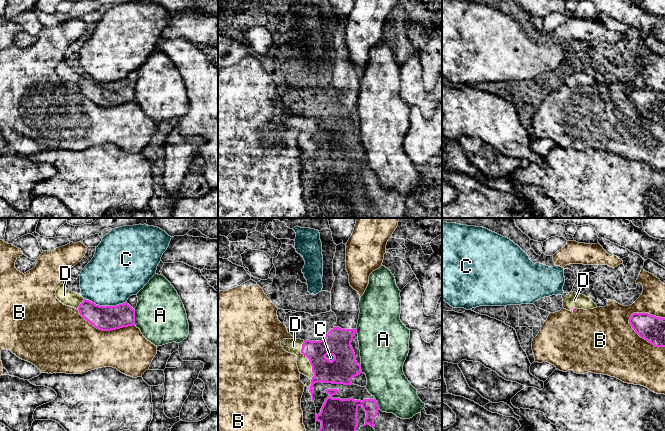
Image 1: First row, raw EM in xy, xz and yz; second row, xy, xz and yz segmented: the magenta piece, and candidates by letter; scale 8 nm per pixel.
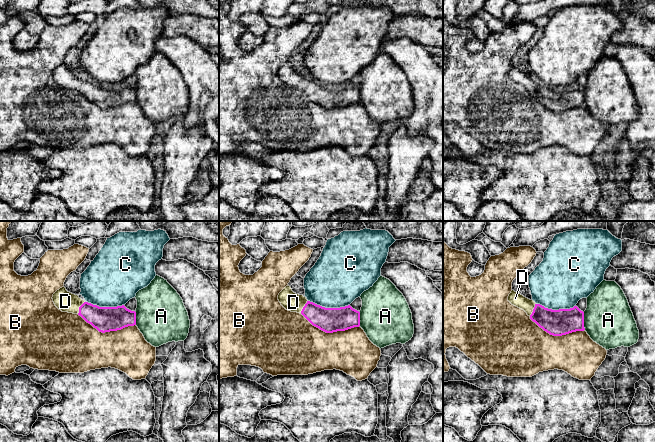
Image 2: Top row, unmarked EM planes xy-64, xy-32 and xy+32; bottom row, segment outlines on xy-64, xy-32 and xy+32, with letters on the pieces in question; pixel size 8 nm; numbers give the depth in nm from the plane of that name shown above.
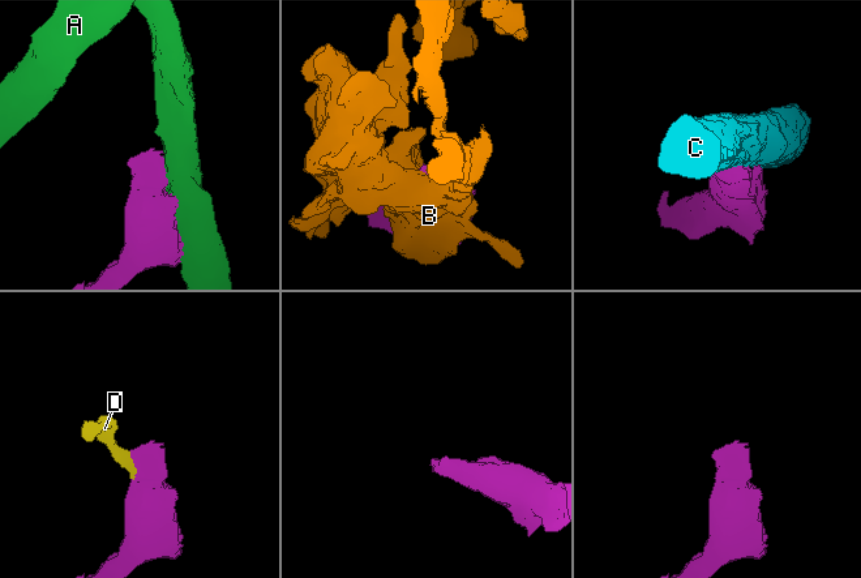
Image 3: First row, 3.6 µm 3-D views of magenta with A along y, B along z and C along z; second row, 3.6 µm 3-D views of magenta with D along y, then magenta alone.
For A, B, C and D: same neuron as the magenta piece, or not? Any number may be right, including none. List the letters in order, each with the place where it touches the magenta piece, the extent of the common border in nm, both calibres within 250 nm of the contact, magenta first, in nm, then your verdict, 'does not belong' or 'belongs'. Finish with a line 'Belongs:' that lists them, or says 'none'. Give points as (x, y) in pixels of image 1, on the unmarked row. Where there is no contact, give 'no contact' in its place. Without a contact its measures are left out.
A: xy (134, 93) | 130 nm | 200/400 nm | does not belong
B: yz (640, 112) | 380 nm | 200/460 nm | does not belong
C: xy (105, 82) | 340 nm | 200/440 nm | does not belong
D: xz (310, 139) | 380 nm | 220/120 nm | belongs
Belongs: D

